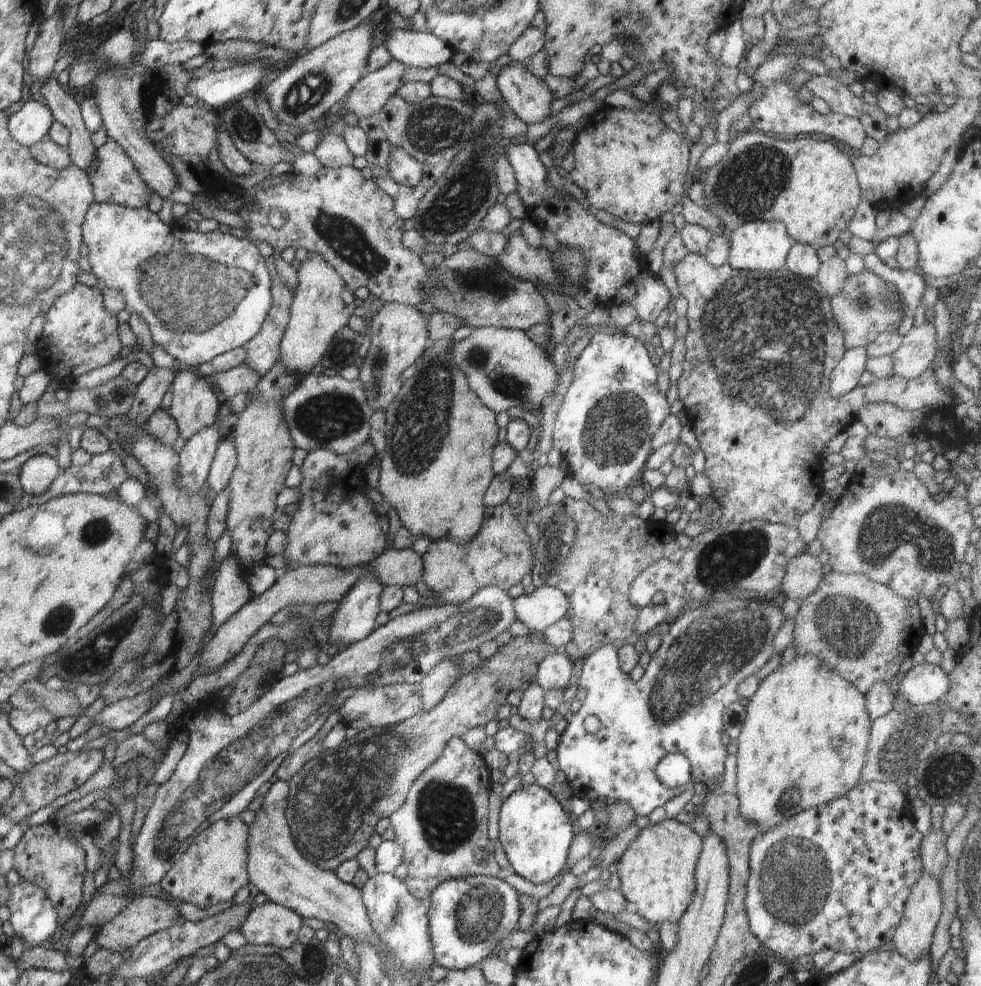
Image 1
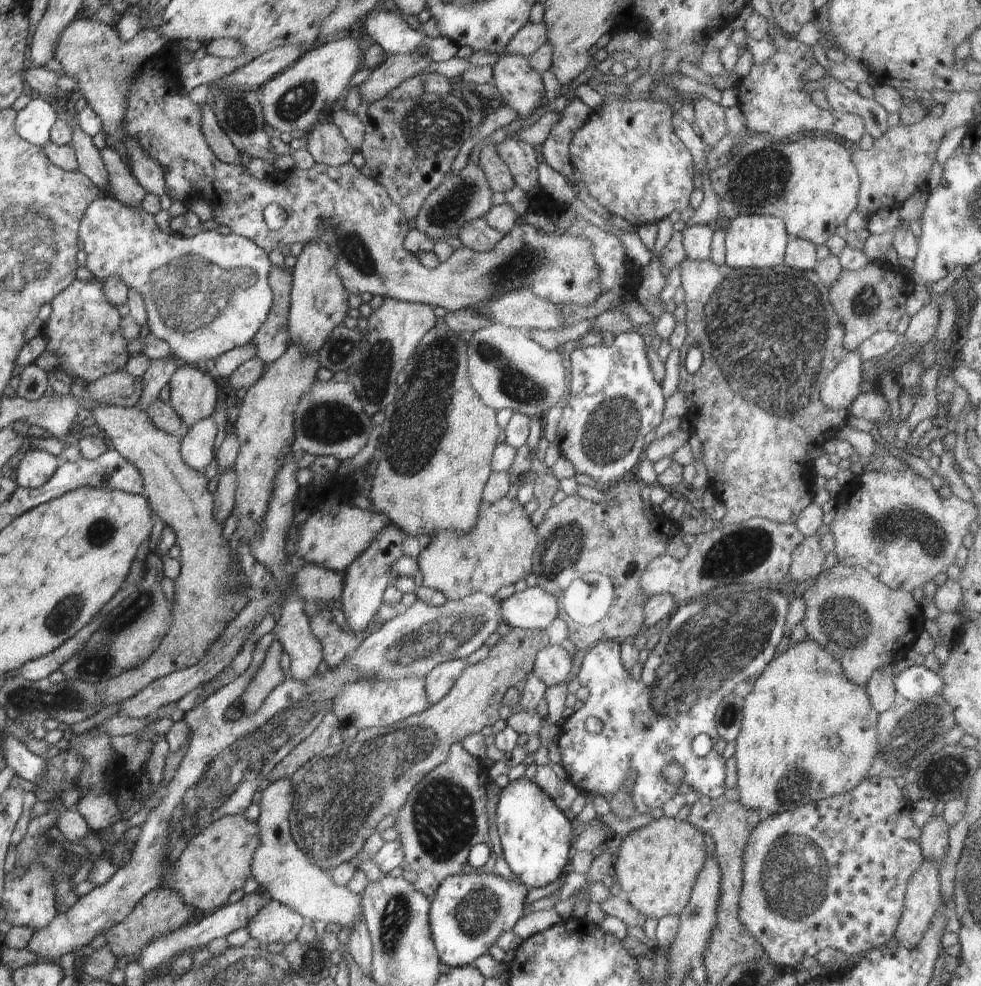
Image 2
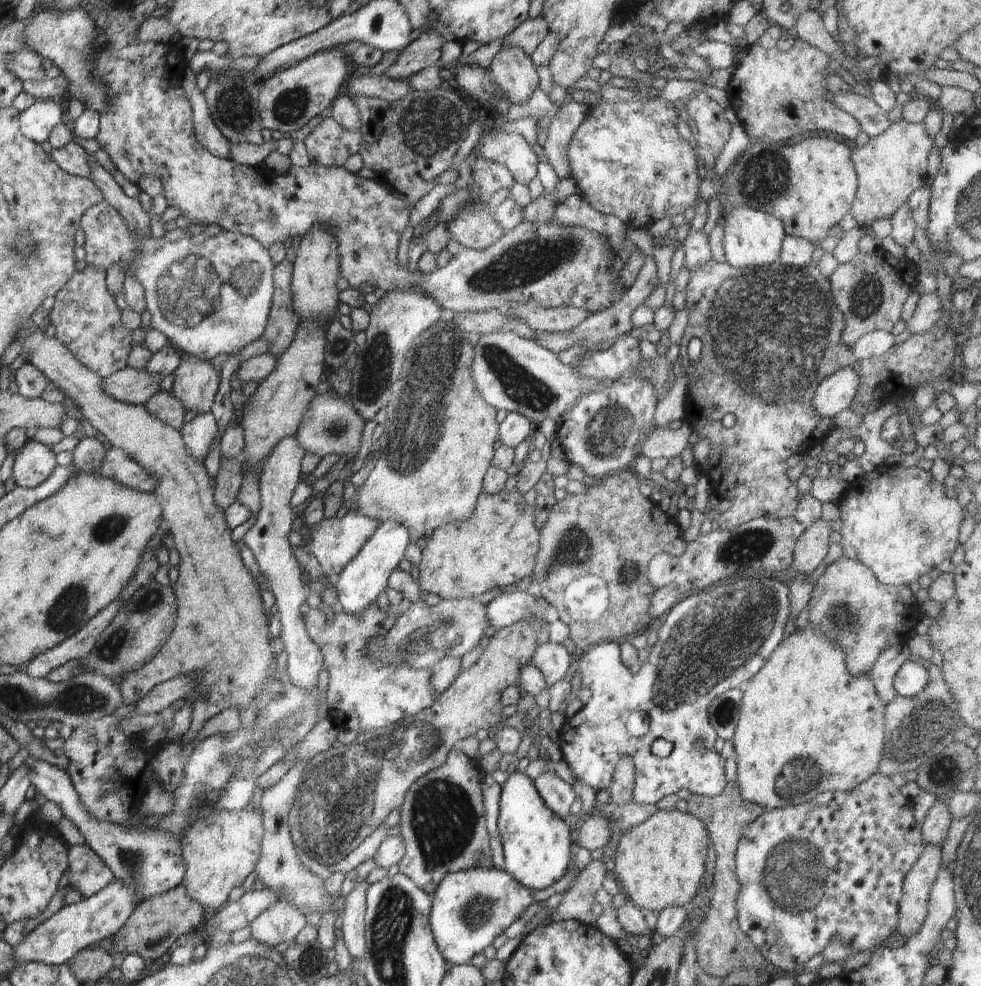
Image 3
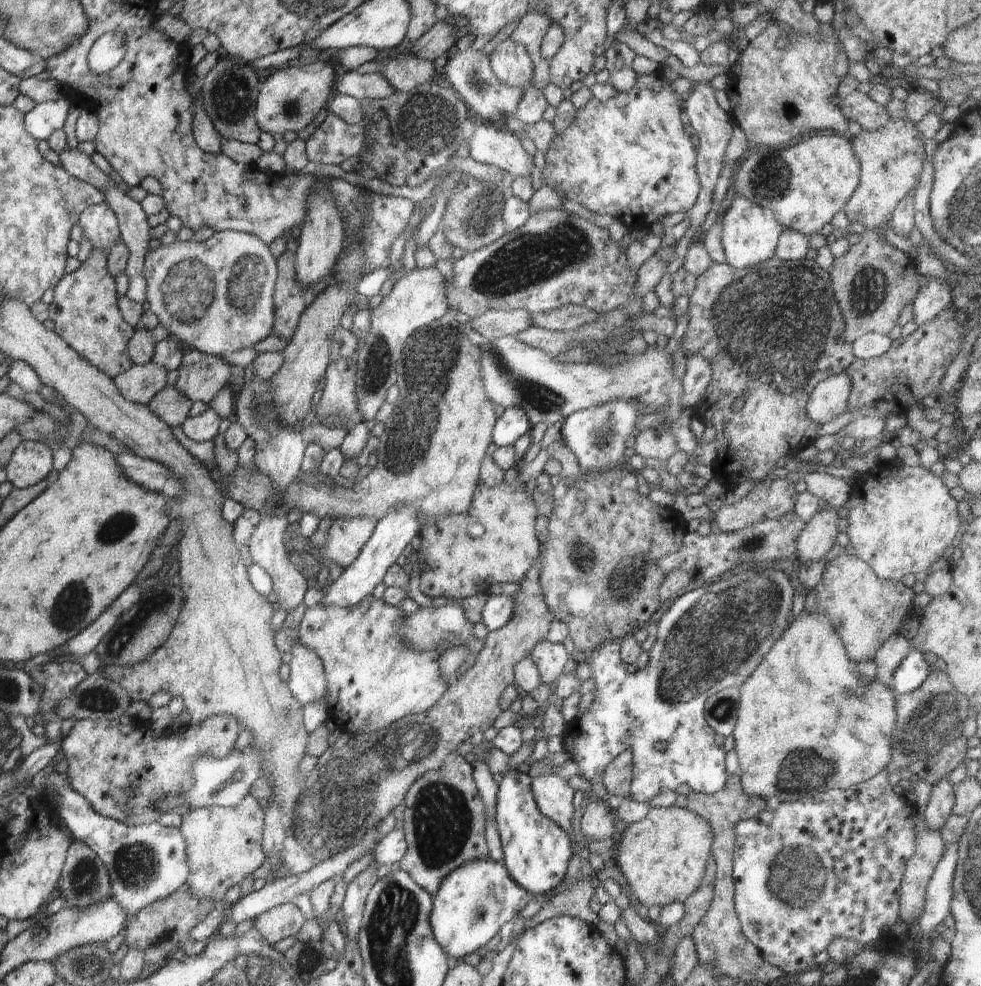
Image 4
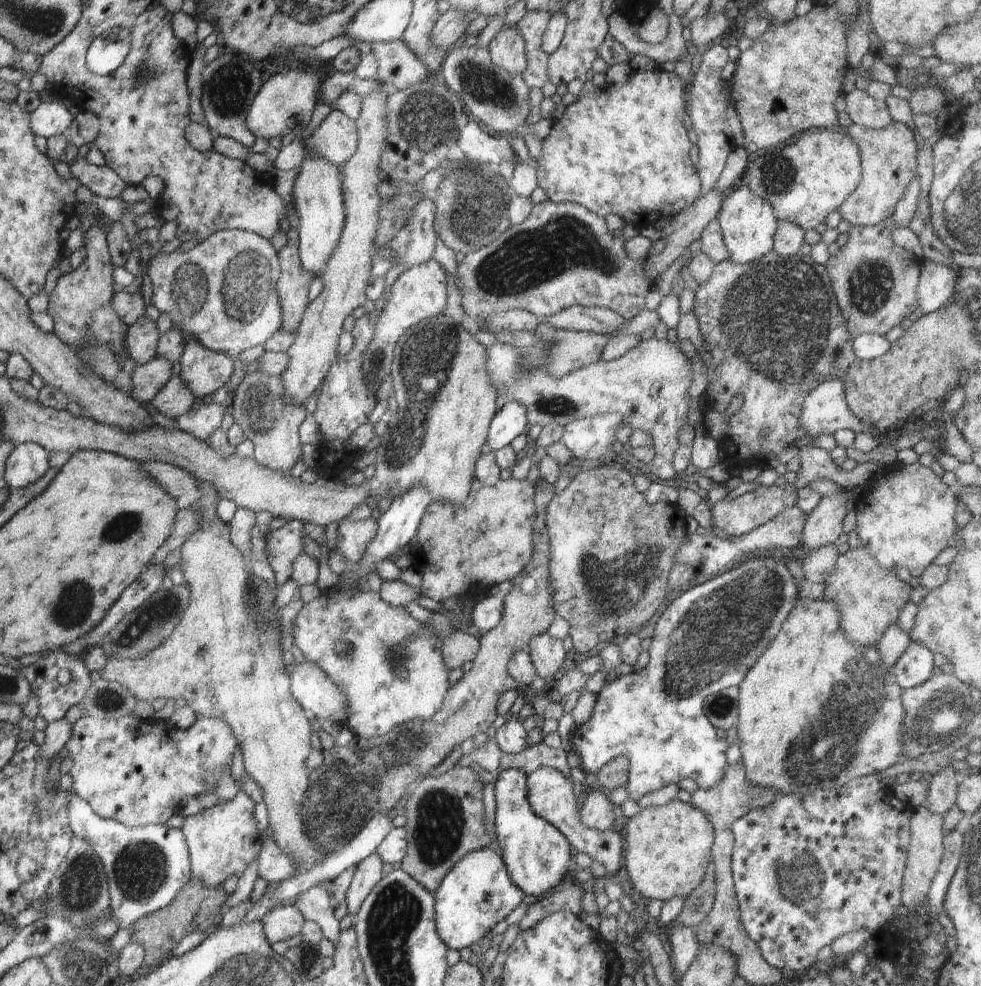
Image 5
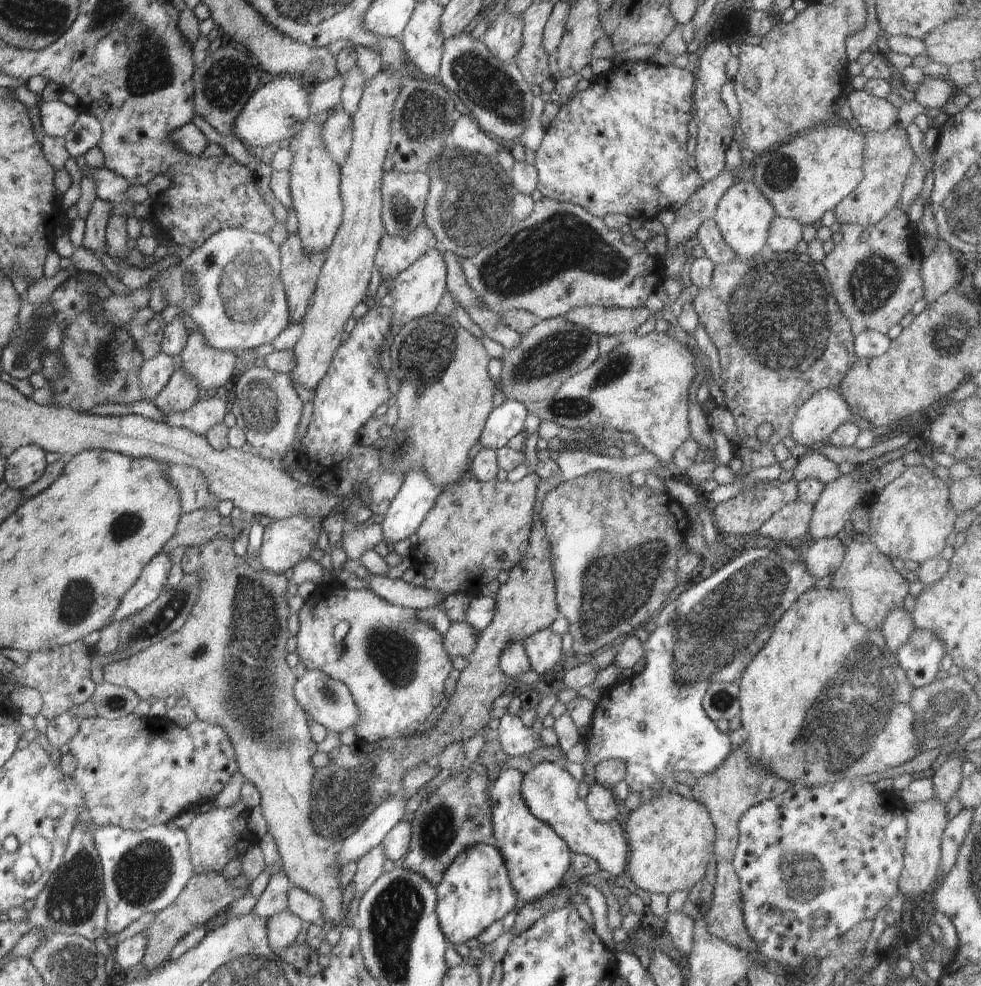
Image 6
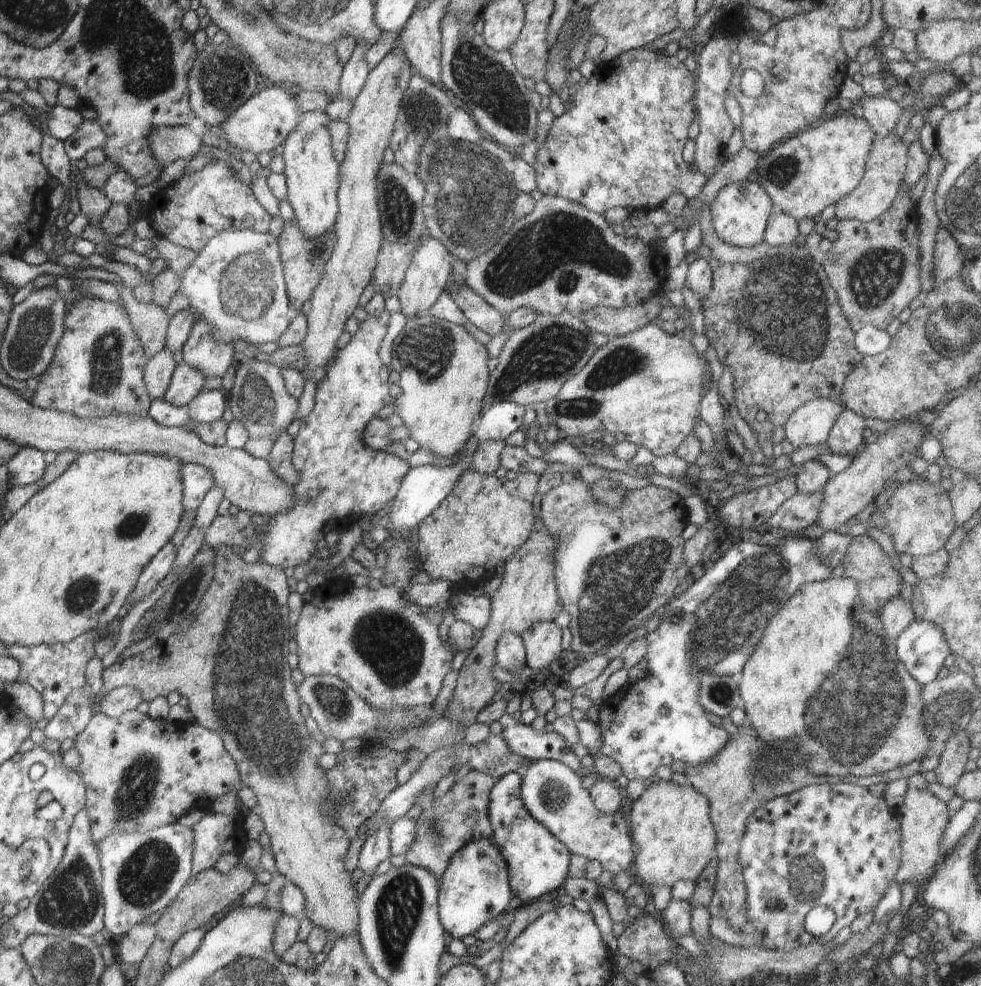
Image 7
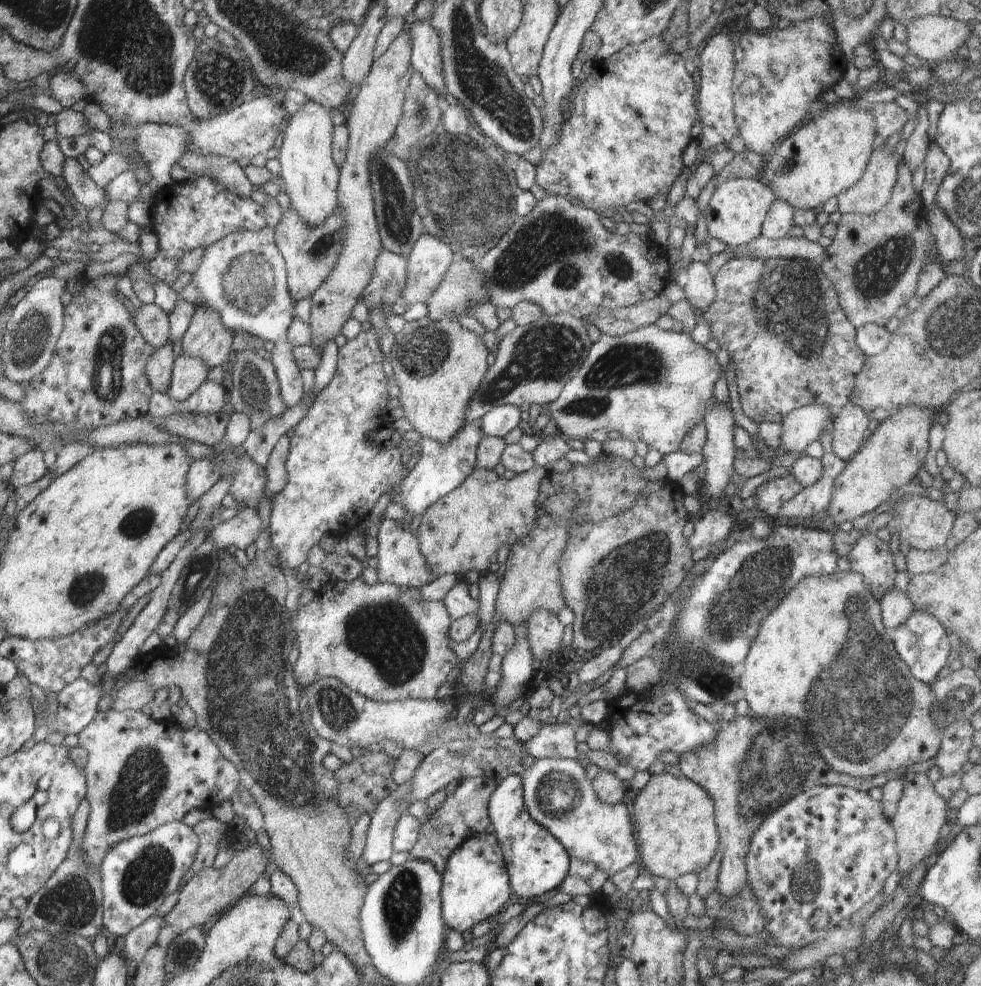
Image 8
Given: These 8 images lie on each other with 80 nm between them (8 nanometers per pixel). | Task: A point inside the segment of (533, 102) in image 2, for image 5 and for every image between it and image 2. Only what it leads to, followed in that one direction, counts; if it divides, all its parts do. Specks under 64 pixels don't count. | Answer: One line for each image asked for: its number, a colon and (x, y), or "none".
3: (513, 71)
4: (510, 63)
5: (507, 50)

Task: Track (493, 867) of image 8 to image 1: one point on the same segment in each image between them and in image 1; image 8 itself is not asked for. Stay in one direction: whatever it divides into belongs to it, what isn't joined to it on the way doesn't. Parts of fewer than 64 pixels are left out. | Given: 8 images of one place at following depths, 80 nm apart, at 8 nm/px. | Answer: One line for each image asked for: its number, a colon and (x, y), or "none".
1: (468, 918)
2: (469, 912)
3: (470, 908)
4: (473, 902)
5: (477, 894)
6: (475, 892)
7: (475, 889)

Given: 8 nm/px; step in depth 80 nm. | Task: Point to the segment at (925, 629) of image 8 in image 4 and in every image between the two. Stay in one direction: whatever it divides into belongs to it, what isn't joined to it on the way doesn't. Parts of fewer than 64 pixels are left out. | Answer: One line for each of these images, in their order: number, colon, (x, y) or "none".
4: (914, 670)
5: (916, 665)
6: (919, 658)
7: (922, 649)

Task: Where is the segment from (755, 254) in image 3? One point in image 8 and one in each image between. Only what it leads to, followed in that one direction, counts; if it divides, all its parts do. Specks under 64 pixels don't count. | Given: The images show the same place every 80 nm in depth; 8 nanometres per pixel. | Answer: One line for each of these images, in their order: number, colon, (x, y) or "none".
4: (749, 236)
5: (747, 223)
6: (744, 216)
7: (739, 214)
8: (736, 213)

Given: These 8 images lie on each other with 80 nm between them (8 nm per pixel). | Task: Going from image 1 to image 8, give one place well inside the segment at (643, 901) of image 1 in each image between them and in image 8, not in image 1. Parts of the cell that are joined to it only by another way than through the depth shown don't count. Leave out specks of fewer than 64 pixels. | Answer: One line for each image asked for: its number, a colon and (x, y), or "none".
2: (657, 866)
3: (661, 862)
4: (663, 857)
5: (666, 849)
6: (671, 839)
7: (673, 837)
8: (676, 834)

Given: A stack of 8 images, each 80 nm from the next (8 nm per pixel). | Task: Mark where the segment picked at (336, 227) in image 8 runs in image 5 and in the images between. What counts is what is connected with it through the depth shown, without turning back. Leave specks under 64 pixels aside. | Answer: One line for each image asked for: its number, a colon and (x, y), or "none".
5: (293, 286)
6: (299, 272)
7: (303, 259)

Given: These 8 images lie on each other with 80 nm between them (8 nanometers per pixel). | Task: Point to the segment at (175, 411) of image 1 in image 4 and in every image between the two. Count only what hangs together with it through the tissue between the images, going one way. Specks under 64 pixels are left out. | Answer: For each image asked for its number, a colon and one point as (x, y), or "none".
2: (194, 395)
3: (196, 382)
4: (200, 376)

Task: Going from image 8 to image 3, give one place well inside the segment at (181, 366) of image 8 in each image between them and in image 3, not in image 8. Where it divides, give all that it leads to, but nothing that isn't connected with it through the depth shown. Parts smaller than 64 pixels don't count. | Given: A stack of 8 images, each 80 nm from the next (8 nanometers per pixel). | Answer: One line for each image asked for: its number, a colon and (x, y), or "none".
3: (162, 405)
4: (169, 405)
5: (174, 399)
6: (181, 392)
7: (186, 383)

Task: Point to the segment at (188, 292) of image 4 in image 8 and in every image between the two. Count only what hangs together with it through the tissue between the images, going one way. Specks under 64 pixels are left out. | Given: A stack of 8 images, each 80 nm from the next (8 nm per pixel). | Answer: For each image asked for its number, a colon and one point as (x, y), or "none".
5: (222, 293)
6: (230, 286)
7: (236, 283)
8: (242, 277)

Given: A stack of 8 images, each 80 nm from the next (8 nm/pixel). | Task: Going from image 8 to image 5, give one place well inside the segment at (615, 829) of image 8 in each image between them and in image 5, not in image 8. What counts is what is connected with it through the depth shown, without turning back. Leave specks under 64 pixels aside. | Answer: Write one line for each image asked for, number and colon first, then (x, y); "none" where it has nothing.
5: (550, 794)
6: (551, 794)
7: (552, 792)

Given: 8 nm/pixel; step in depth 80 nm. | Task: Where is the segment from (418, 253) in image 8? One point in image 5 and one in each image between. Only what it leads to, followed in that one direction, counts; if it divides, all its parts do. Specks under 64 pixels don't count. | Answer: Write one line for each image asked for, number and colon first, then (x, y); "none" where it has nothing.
5: (420, 293)
6: (417, 292)
7: (425, 279)

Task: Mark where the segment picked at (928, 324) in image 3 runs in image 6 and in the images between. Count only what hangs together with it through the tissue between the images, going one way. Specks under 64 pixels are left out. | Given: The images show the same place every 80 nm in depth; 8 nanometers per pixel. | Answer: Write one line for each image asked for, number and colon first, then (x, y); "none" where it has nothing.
4: (936, 296)
5: (936, 285)
6: (942, 269)

